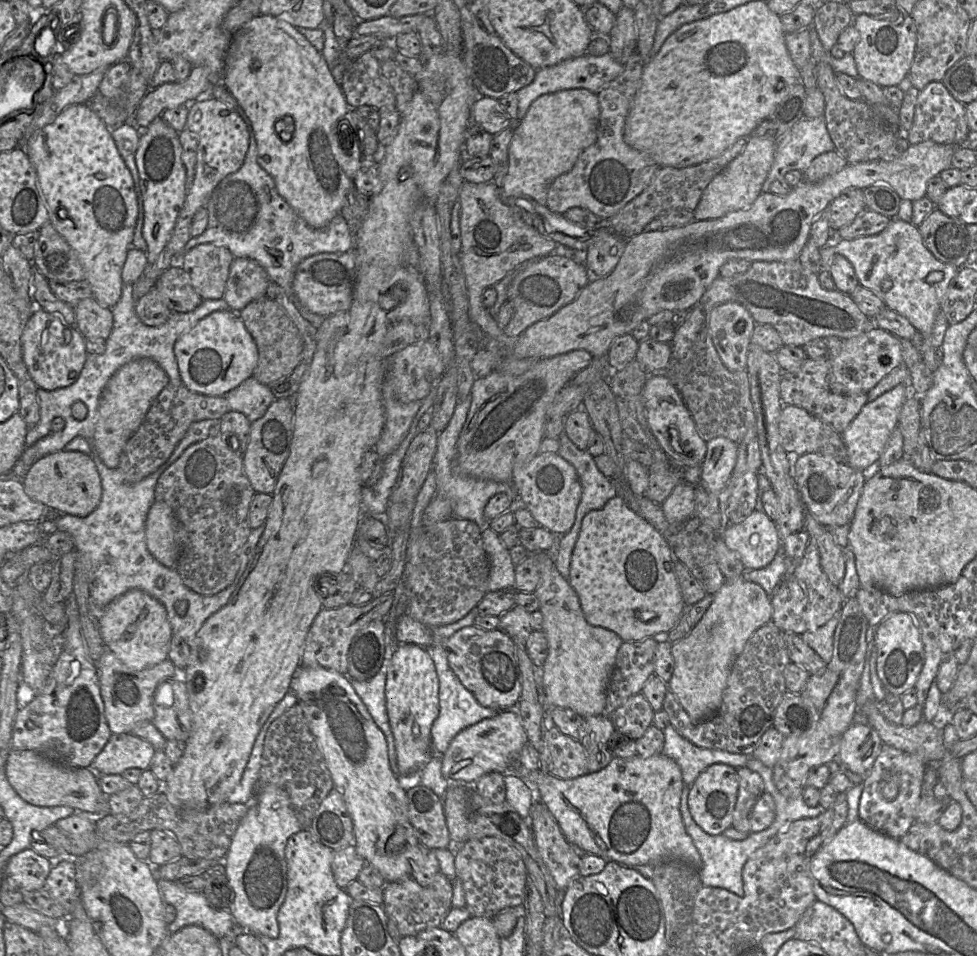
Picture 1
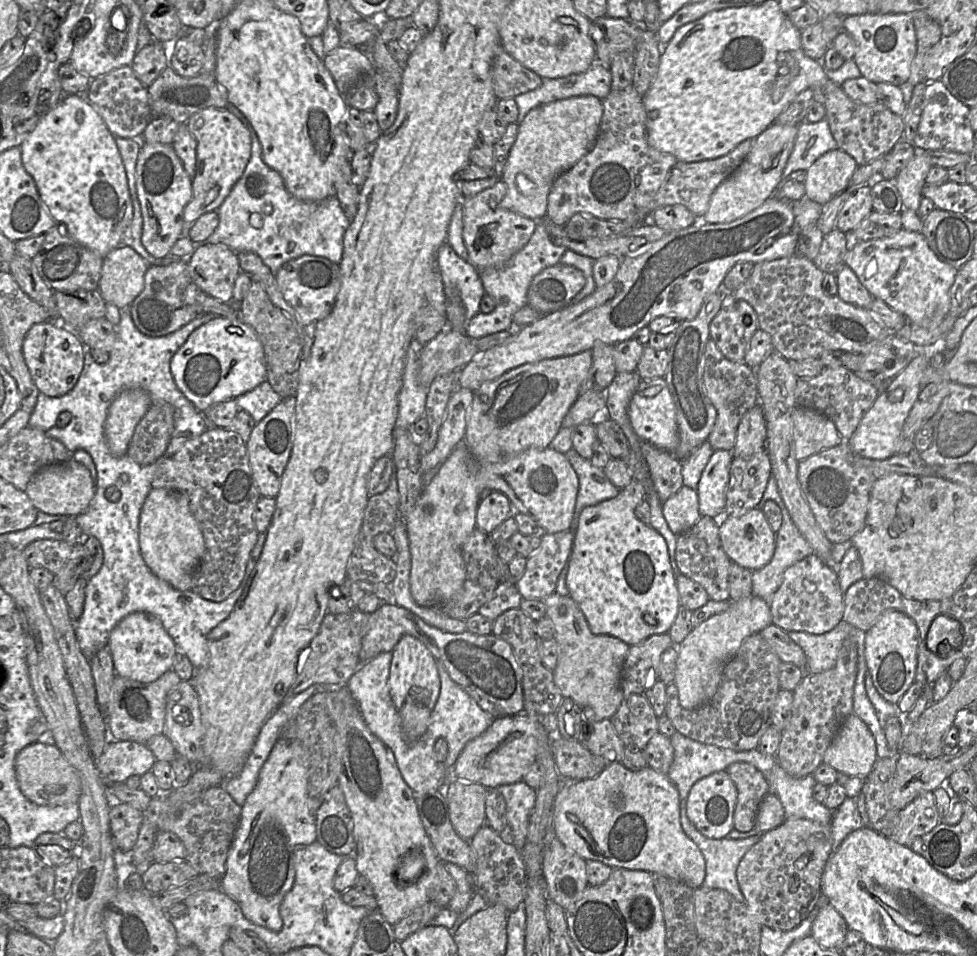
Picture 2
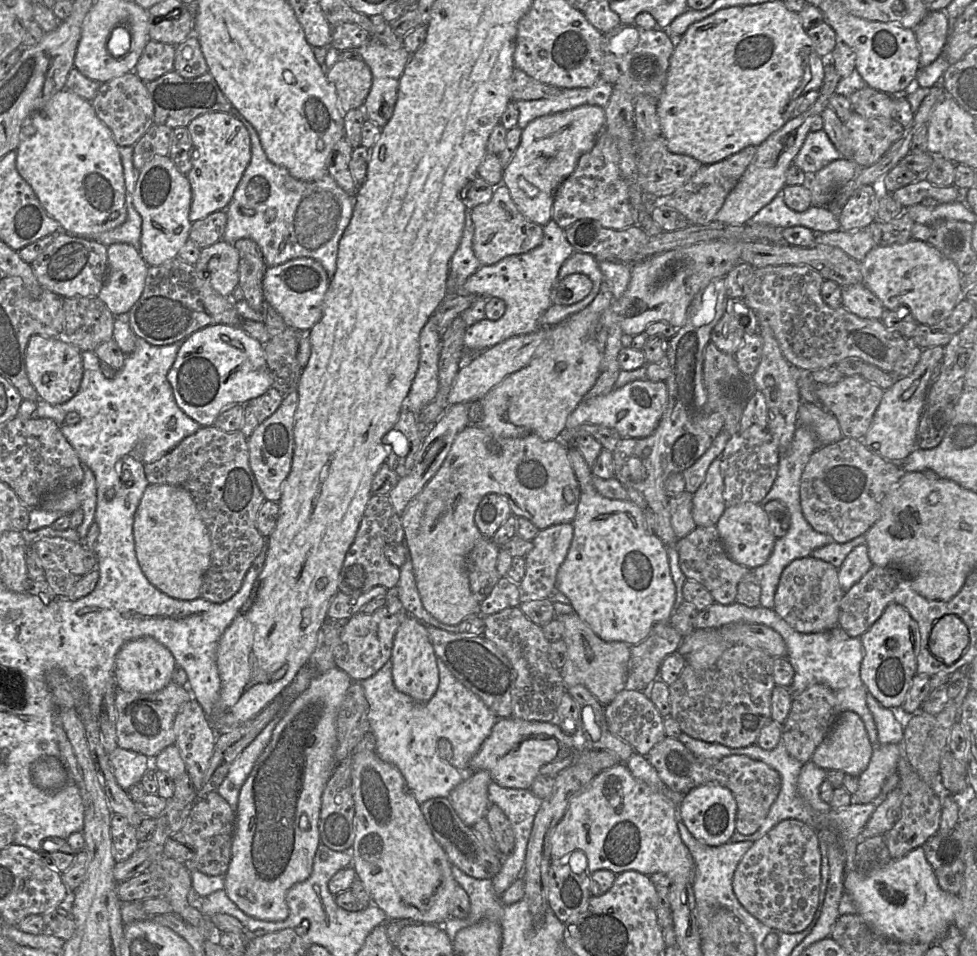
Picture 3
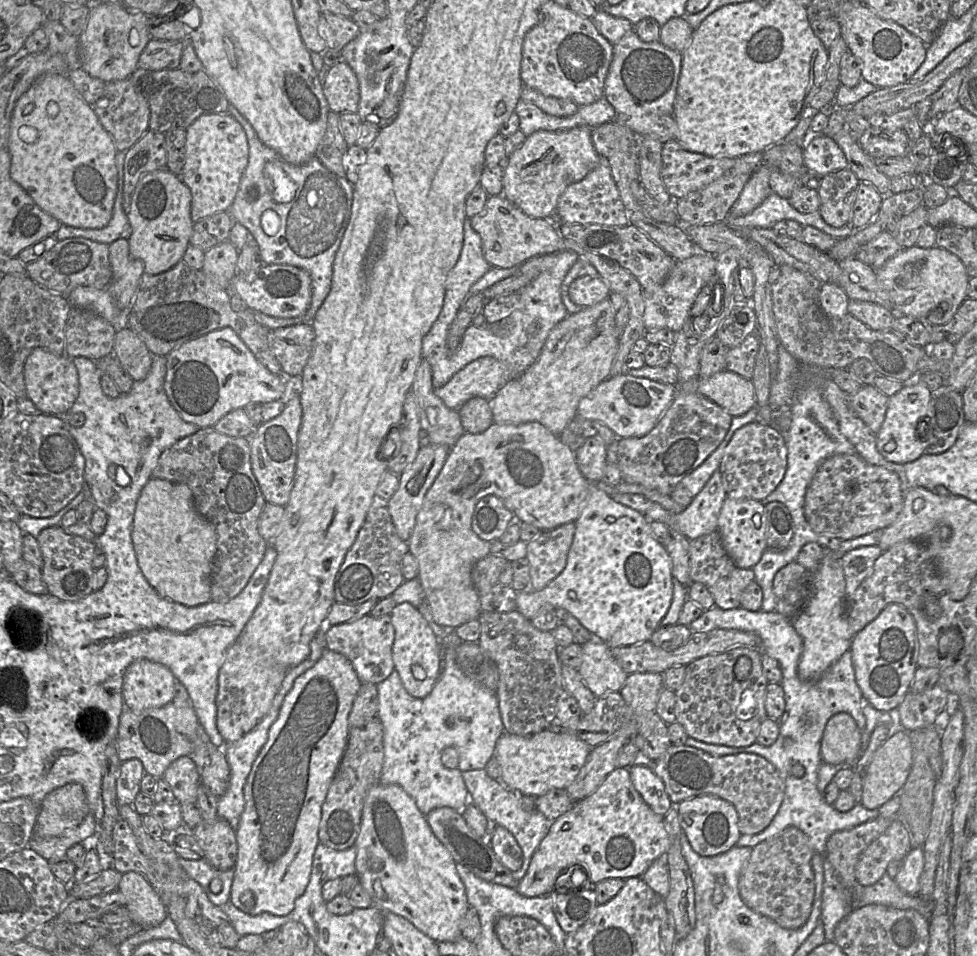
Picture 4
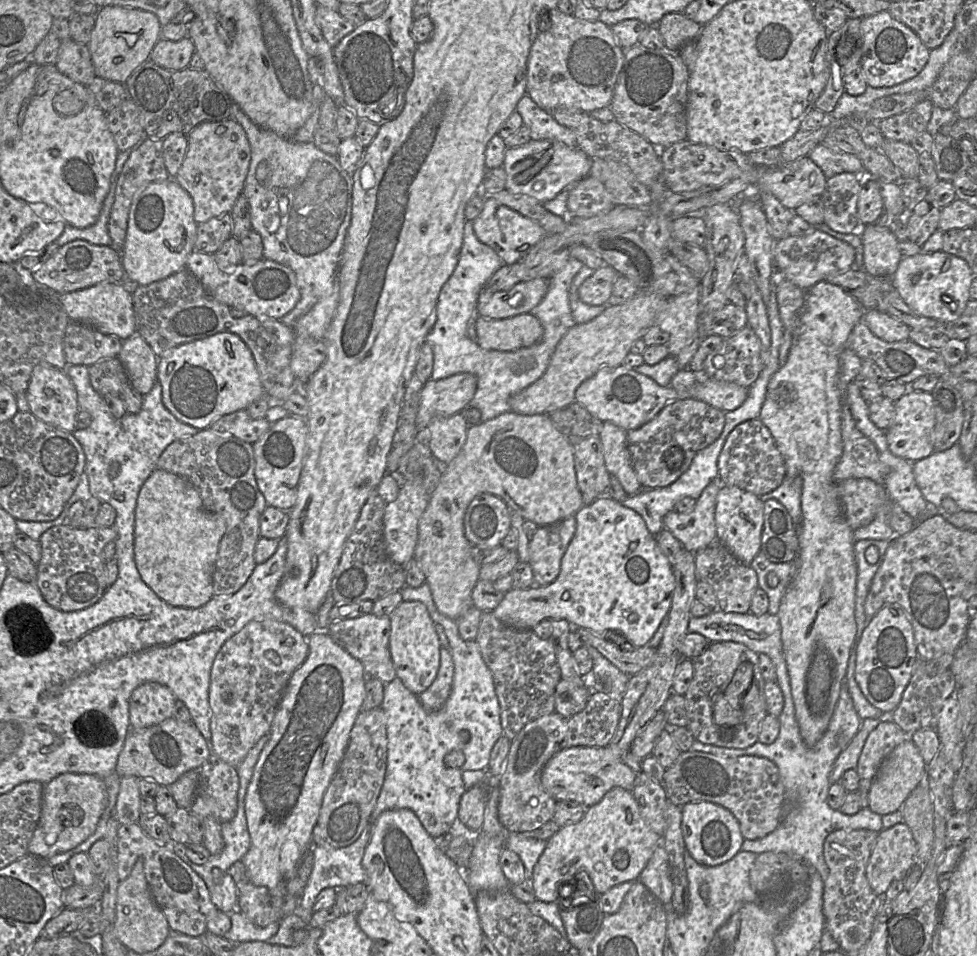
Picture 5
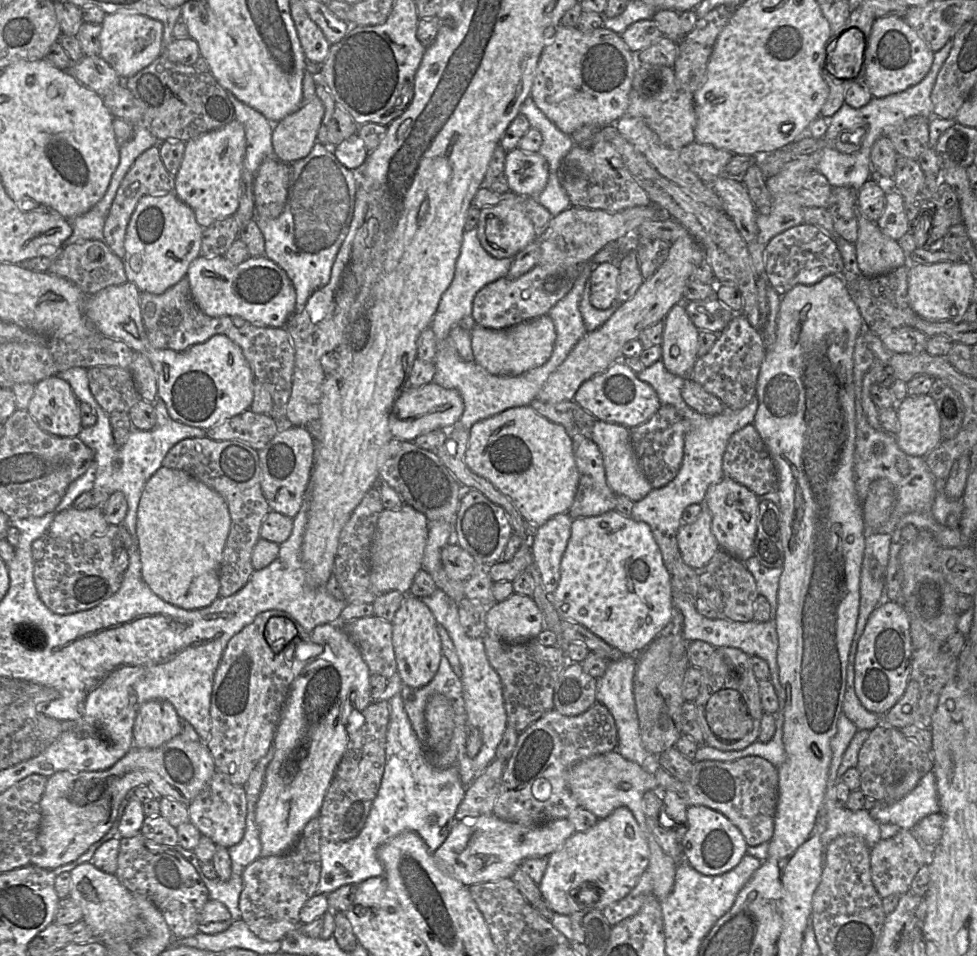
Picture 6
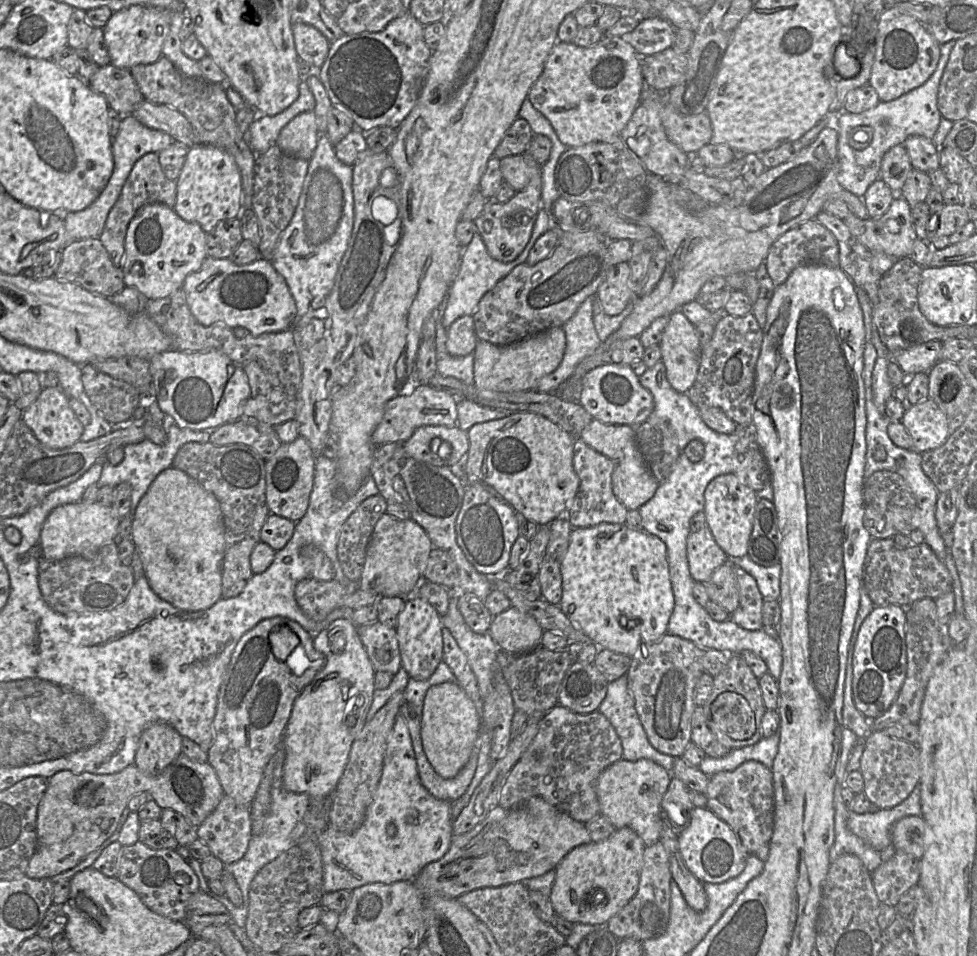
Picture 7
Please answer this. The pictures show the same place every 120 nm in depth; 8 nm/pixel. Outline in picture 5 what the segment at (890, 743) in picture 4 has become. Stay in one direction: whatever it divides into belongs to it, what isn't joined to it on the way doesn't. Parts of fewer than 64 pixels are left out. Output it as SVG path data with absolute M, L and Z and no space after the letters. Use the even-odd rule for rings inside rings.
M907 738L880 764L868 791L869 809L880 816L900 810L909 794L926 778L926 772L927 764L913 741Z

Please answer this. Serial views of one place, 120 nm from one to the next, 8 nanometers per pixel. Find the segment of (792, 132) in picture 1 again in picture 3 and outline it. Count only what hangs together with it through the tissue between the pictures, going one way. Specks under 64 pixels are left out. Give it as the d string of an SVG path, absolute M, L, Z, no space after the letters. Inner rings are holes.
M824 129L809 132L793 164L804 173L816 173L830 162L843 158Z

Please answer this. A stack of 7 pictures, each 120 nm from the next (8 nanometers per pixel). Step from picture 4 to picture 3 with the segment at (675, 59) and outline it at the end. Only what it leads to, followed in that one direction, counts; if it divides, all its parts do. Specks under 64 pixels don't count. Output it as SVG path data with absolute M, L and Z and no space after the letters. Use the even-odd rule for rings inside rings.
M635 23L629 25L620 24L610 32L604 34L601 78L613 85L613 87L624 90L632 99L641 95L647 95L658 100L666 84L675 41L667 31L662 29L644 30Z

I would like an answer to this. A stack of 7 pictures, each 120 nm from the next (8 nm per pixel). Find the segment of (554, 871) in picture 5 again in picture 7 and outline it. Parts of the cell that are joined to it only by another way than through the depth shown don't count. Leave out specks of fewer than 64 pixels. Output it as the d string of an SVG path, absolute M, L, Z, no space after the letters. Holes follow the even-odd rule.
M631 828L616 829L607 839L591 841L573 848L556 866L550 901L559 916L572 923L606 925L636 894L646 845Z

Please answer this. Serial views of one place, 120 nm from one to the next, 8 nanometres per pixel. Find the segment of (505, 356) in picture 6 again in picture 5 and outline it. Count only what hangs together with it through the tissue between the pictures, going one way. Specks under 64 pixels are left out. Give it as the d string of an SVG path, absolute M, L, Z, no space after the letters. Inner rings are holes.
M532 313L505 319L475 316L477 343L486 350L512 352L539 342L544 333L540 321Z

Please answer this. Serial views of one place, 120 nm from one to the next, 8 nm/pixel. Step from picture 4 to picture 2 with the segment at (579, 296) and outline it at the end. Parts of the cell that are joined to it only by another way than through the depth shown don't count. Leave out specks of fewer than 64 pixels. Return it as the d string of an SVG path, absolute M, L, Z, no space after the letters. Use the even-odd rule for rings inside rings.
M558 263L533 278L527 294L528 306L541 315L555 312L571 304L584 286L582 271Z

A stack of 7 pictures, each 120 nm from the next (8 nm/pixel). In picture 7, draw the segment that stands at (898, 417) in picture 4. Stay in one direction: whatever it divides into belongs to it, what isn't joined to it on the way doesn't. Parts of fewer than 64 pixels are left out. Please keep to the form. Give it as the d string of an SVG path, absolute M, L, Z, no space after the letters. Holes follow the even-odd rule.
M931 398L907 406L901 422L919 453L942 446L951 435L945 413Z

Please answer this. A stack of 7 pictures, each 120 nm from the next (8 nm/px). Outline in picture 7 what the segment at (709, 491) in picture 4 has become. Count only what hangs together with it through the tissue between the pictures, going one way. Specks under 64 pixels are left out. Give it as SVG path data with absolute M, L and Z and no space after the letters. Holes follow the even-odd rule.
M707 525L698 532L689 534L687 558L692 579L701 583L707 581L714 571L728 560Z

